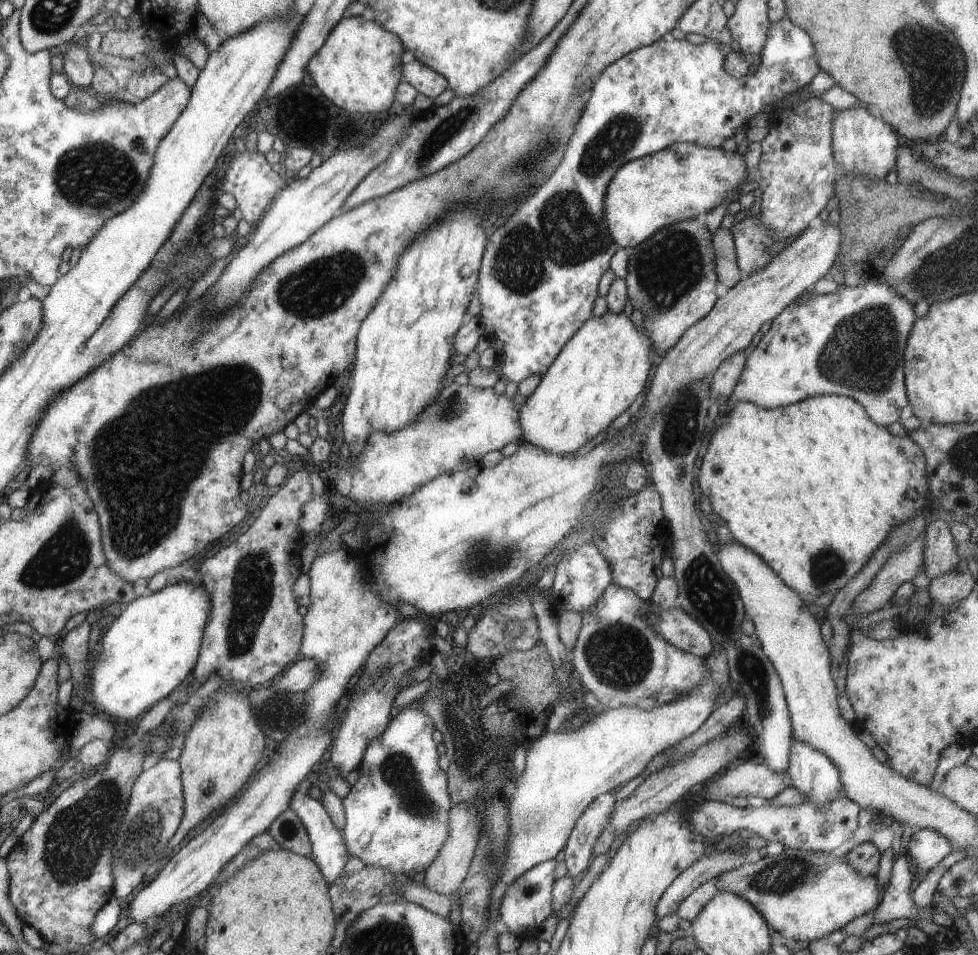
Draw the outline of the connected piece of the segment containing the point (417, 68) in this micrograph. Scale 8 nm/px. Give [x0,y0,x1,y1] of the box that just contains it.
[403,59,449,98]

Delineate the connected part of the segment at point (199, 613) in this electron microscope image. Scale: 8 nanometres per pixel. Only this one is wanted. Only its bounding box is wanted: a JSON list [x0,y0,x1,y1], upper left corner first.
[88,581,211,720]

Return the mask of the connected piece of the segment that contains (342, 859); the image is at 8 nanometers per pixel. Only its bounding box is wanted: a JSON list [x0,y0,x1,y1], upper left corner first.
[288,780,347,884]

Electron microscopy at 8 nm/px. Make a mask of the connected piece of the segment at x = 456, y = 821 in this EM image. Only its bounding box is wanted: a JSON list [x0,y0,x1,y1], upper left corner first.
[421,805,481,898]

